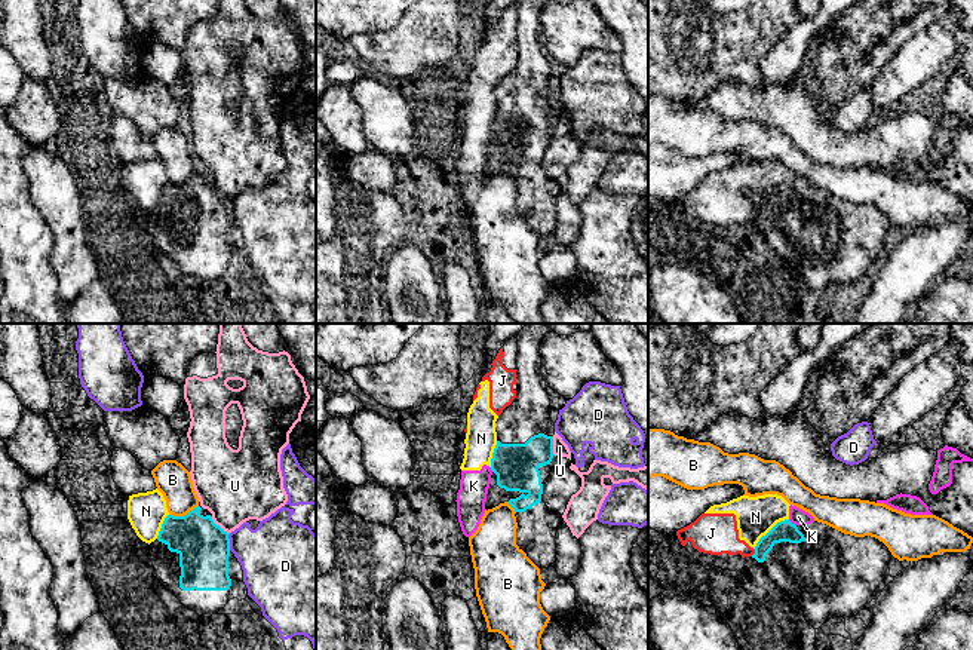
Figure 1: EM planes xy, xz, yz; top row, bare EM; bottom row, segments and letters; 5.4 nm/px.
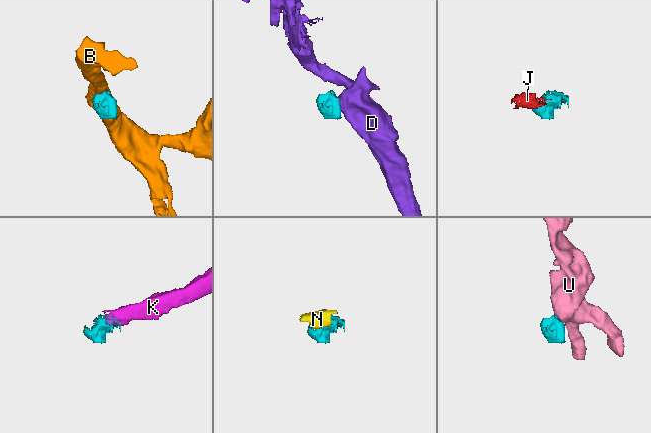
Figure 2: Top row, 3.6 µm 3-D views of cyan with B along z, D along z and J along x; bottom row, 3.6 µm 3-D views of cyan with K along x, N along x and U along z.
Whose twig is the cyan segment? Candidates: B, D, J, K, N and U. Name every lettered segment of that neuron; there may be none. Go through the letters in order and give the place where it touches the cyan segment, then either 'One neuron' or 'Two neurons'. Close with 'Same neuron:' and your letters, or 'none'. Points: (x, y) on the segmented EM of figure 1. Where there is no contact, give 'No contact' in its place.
B: Touches cyan at xy (184, 515). Two neurons
D: Touches cyan at xy (229, 542). Two neurons
J: Touches cyan at yz (755, 552). Two neurons
K: Touches cyan at yz (791, 523). Two neurons
N: Touches cyan at yz (770, 530). Two neurons
U: Touches cyan at xy (218, 526). Two neurons
Same neuron: none

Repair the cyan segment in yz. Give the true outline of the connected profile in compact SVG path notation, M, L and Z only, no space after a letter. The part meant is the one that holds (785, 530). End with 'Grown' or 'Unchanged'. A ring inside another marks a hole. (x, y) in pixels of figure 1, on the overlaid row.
M789 519L777 522L755 546L755 558L768 577L795 597L805 620L819 629L831 617L853 617L871 608L885 588L885 571L891 559L888 548L875 537L854 537L826 524L795 525Z. Grown

